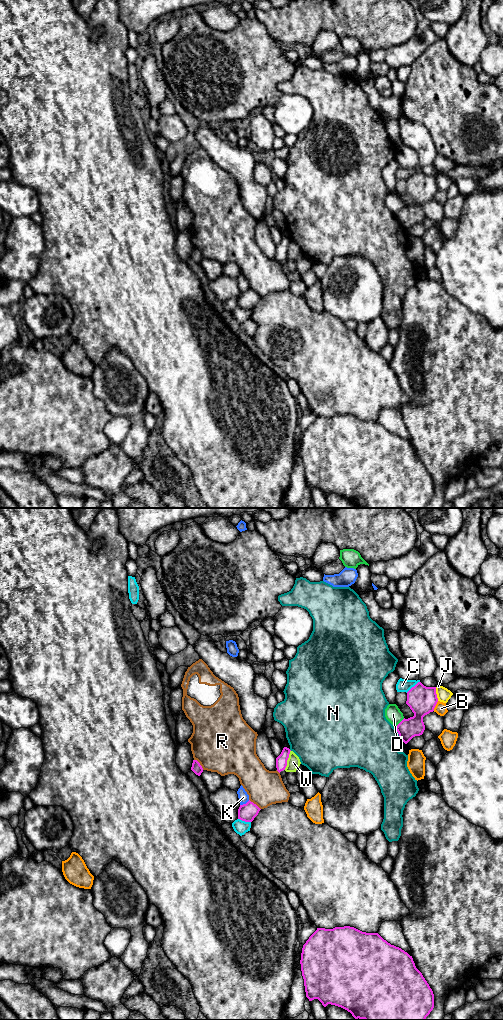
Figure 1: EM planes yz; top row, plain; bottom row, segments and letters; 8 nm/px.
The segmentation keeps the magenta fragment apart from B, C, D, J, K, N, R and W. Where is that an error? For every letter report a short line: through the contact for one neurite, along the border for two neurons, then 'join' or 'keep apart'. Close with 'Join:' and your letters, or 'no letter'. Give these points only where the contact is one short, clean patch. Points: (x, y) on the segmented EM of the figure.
B: keep apart
C: keep apart
D: keep apart
J: keep apart
K: line yz (249, 800), (240, 805); keep apart
N: keep apart
R: keep apart
W: line yz (290, 750), (287, 765), (284, 769); keep apart
Join: no letter

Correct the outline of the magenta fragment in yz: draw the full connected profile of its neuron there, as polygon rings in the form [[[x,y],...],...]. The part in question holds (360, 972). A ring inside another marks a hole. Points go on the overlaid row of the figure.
[[[344,926],[333,929],[317,928],[303,945],[301,953],[301,971],[304,979],[306,997],[309,1001],[318,999],[324,1007],[328,1004],[341,1007],[352,1014],[355,1019],[364,1020],[425,1020],[434,1008],[434,994],[422,973],[416,968],[412,956],[399,947],[391,945],[378,933],[362,932],[354,927]]]

